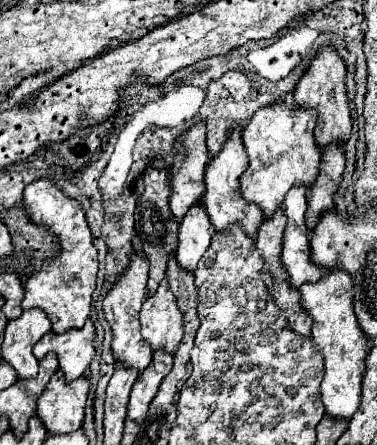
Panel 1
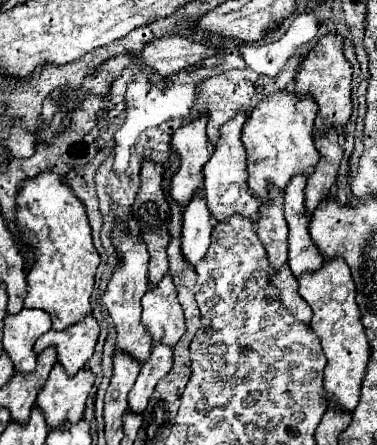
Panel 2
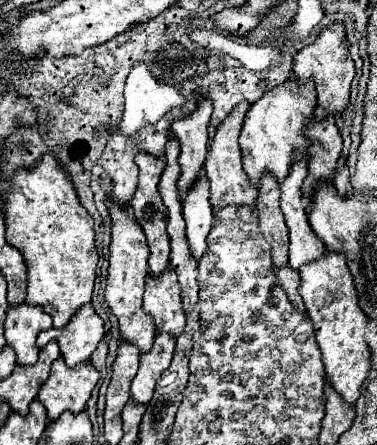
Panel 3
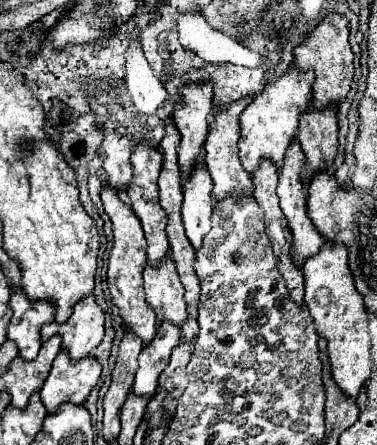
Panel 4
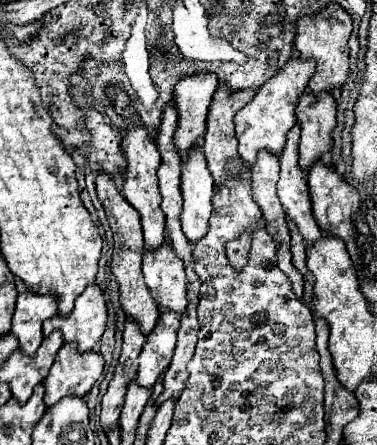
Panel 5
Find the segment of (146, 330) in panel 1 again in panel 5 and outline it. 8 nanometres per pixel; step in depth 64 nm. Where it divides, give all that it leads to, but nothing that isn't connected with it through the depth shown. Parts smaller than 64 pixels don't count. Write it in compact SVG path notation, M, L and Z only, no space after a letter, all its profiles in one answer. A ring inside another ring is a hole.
M164 244L160 252L146 252L142 260L142 272L160 314L170 310L182 316L188 306L186 276L184 264L180 264L178 256L172 252L172 246Z

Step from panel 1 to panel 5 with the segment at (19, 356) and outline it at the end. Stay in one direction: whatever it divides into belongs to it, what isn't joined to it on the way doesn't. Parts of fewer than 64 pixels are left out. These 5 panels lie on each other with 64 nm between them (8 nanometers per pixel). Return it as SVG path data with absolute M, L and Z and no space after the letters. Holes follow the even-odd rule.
M16 280L16 310L12 316L12 336L18 338L20 350L26 356L34 356L42 342L42 322L58 314L54 296L40 296L28 292L24 282Z

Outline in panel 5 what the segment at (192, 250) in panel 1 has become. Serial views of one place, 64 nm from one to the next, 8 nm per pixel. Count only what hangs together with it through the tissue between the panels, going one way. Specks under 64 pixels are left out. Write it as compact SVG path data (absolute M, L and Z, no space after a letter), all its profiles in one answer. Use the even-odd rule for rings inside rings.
M200 146L196 152L188 156L182 164L182 230L186 238L196 244L208 232L208 218L212 214L212 196L214 196L214 182L208 172L204 154Z

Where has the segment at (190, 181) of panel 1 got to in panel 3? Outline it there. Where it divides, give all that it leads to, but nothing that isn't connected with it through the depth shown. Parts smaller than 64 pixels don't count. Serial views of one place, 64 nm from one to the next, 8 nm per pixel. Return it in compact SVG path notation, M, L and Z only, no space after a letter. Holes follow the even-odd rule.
M200 100L198 110L190 114L184 120L174 120L170 130L174 138L180 142L180 178L176 182L176 188L180 196L186 196L188 188L194 186L194 182L200 176L202 164L208 156L208 120L212 114L212 102Z

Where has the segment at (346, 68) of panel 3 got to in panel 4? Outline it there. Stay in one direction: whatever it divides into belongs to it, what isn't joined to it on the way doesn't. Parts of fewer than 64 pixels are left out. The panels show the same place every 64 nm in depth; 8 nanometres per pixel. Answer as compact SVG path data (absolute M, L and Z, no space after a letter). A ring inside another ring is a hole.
M330 14L326 20L322 20L316 30L308 36L308 40L294 48L294 66L300 72L314 70L314 84L312 84L312 104L316 110L324 110L328 106L334 106L336 102L342 102L350 90L350 82L354 78L354 66L352 66L354 54L348 44L348 20L340 14Z

